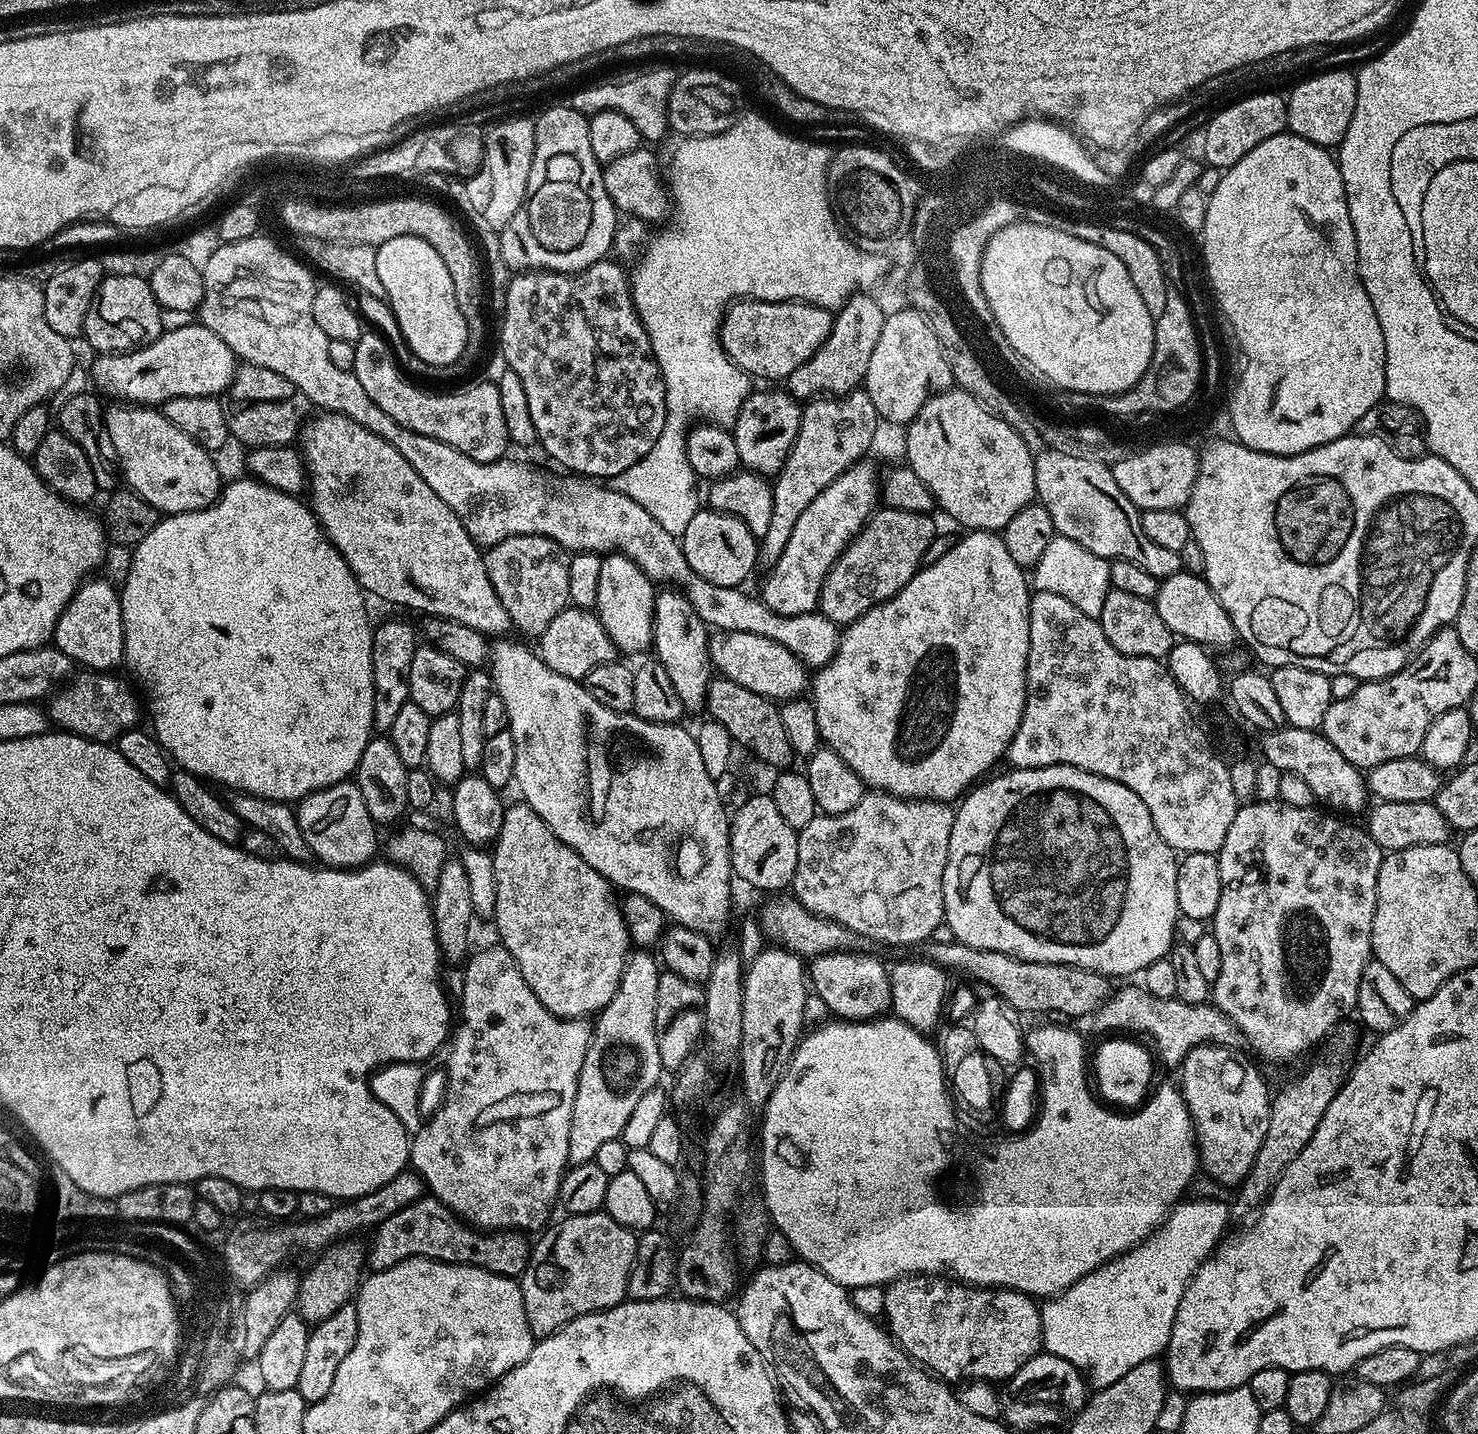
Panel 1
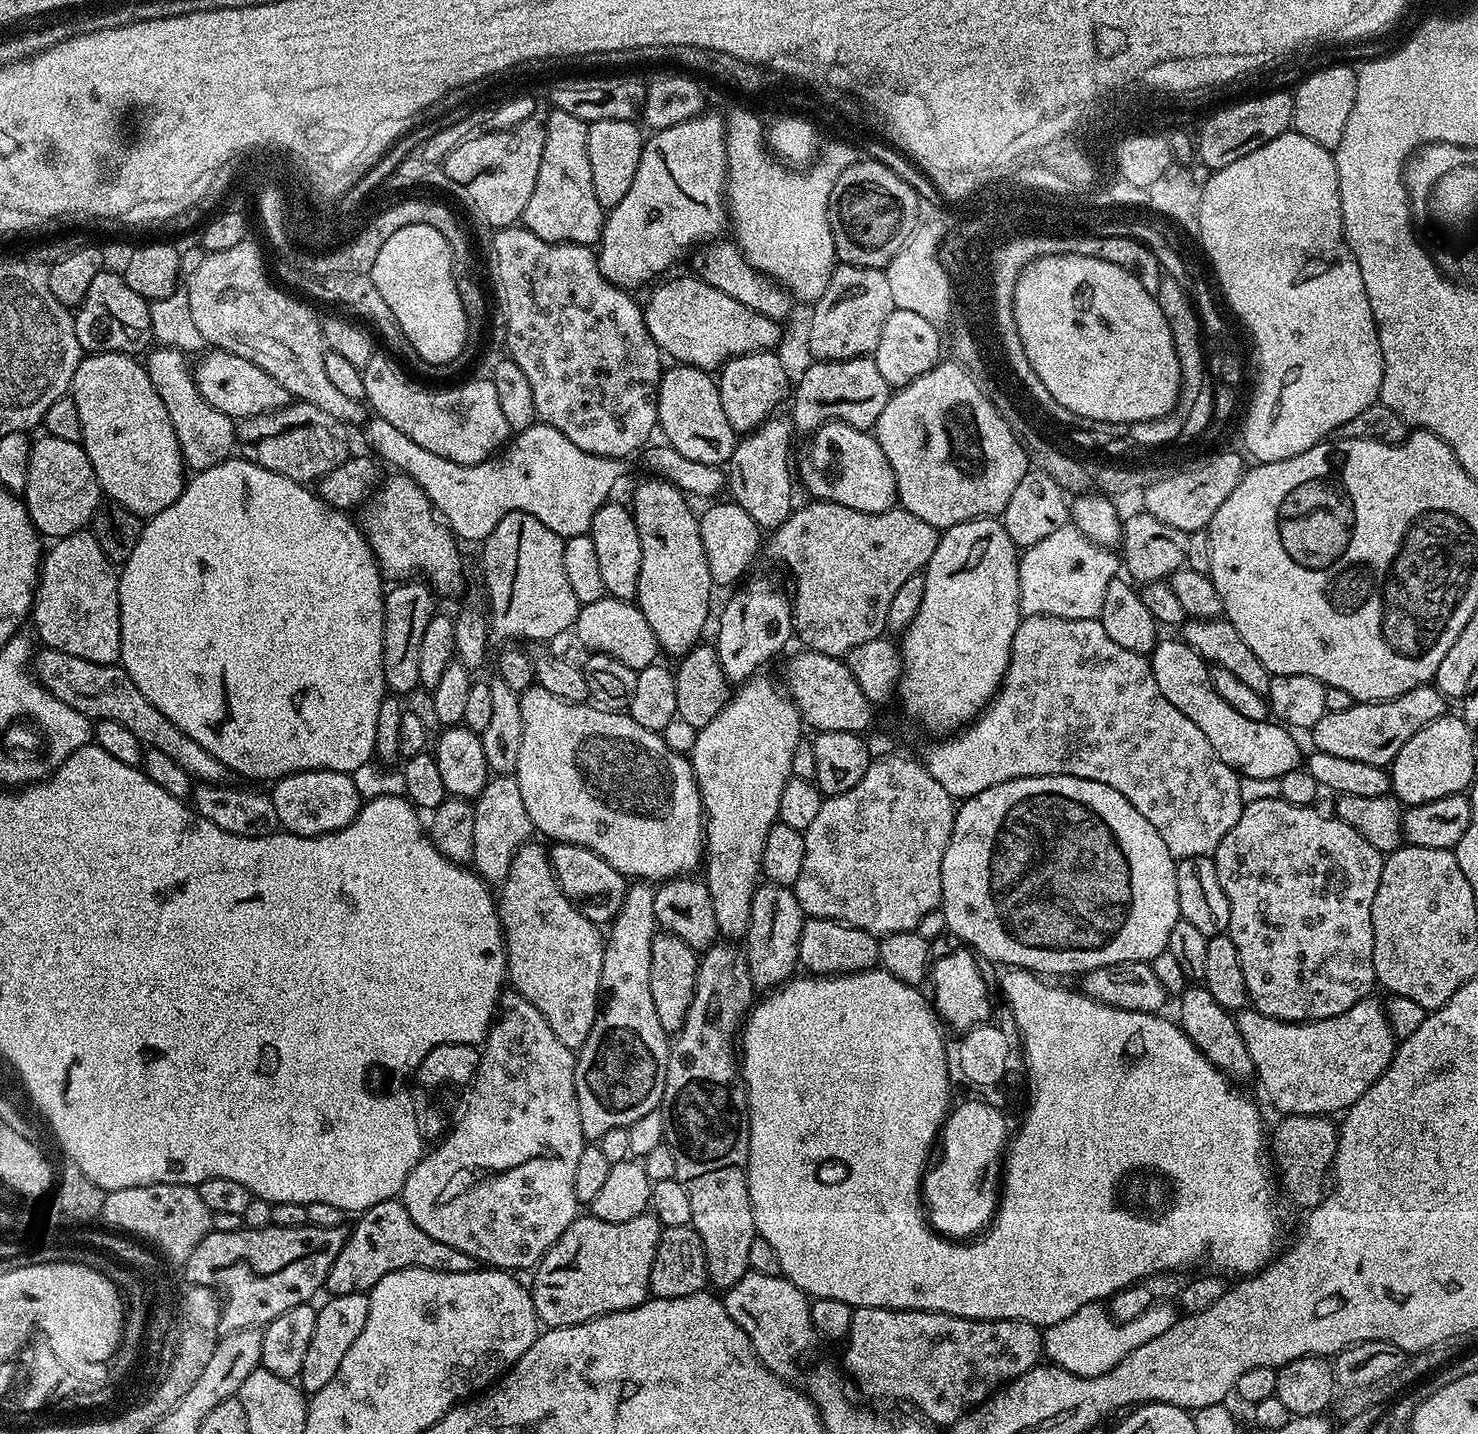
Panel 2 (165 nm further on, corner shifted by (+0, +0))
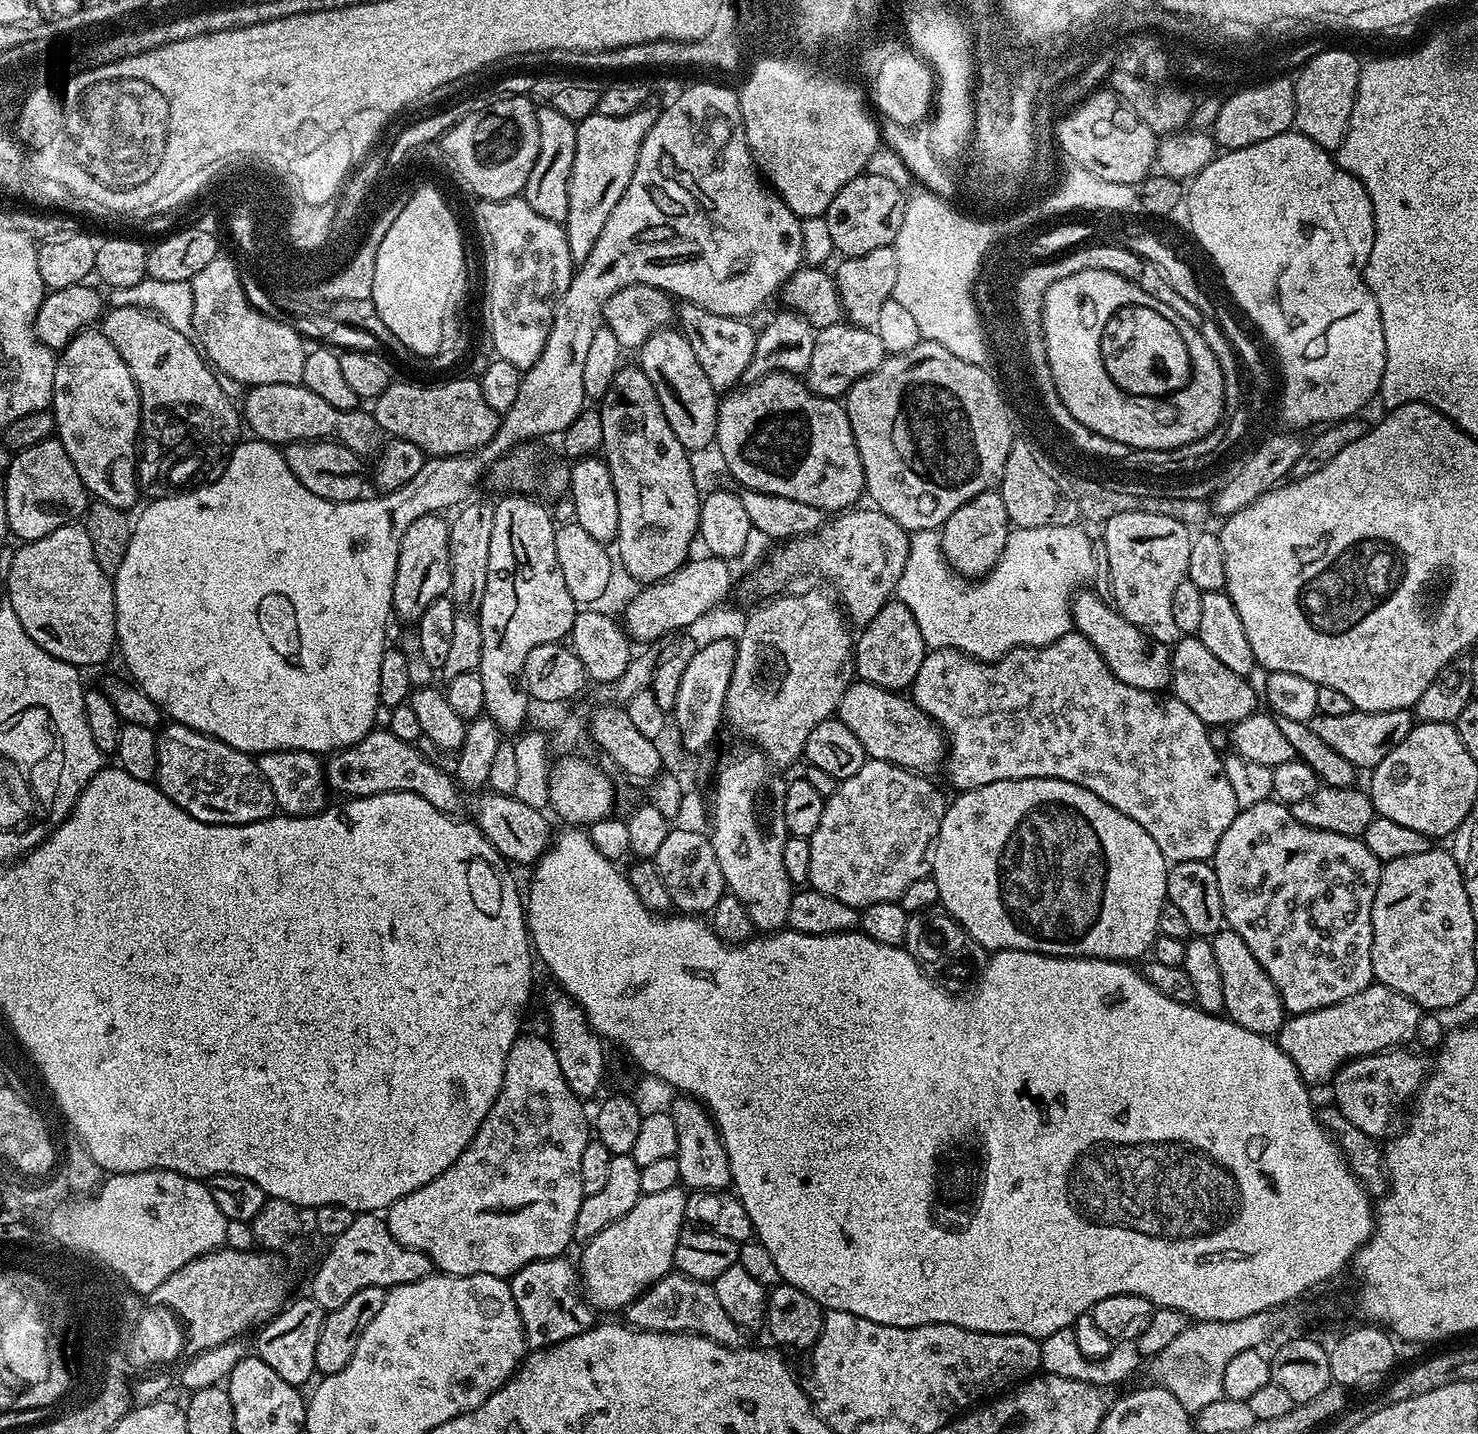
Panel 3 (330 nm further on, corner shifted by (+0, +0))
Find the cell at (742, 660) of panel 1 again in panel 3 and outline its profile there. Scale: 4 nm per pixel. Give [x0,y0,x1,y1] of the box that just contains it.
[838,679,946,774]

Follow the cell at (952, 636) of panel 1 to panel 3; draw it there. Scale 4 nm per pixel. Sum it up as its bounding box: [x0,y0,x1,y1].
[939,490,1009,578]

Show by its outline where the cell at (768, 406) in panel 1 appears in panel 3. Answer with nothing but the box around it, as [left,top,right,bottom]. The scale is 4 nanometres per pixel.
[678,302,757,394]

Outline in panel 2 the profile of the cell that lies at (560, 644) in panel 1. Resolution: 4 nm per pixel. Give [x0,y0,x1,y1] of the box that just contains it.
[574,594,661,672]

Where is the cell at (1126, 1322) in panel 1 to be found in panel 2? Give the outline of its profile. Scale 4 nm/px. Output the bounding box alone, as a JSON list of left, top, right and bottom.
[1043,1302,1178,1376]

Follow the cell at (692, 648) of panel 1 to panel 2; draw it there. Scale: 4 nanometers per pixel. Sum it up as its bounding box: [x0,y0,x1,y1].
[630,478,714,658]

